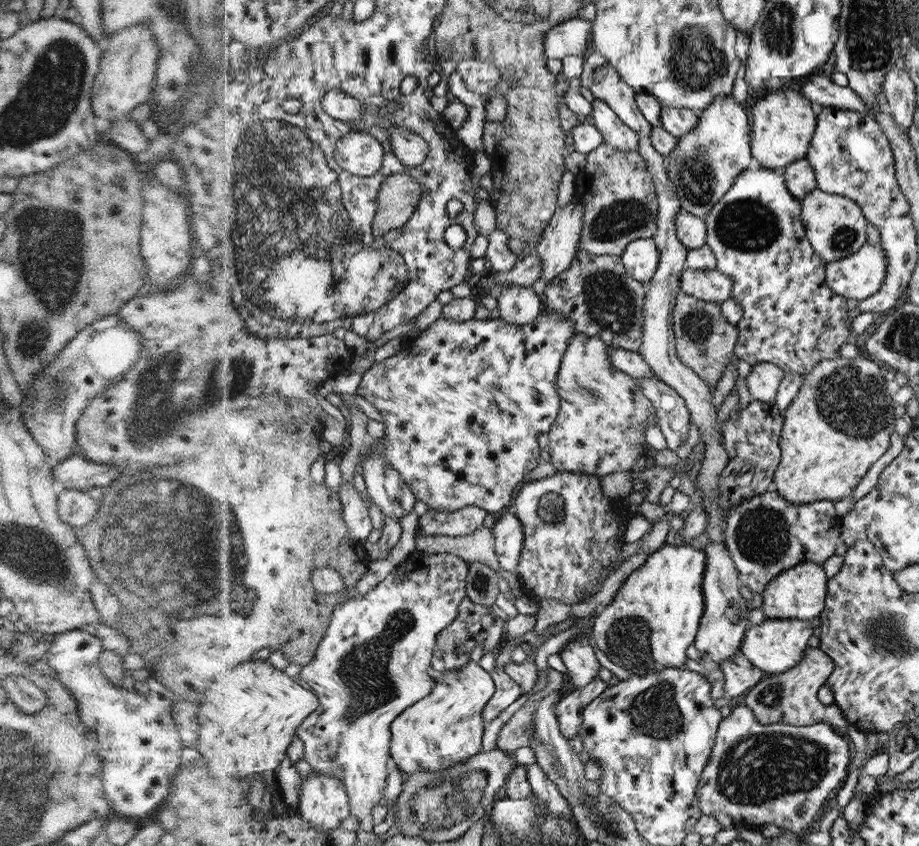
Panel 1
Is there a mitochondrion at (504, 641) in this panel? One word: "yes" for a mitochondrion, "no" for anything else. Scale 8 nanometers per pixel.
no

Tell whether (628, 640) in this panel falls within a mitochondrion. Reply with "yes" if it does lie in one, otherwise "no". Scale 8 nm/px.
yes

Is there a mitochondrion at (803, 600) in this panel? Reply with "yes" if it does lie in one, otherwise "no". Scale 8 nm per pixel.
no

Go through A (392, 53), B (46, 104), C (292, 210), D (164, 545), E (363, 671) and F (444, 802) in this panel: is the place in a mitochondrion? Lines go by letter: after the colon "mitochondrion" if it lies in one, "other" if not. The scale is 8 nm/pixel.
A: other
B: mitochondrion
C: mitochondrion
D: mitochondrion
E: mitochondrion
F: mitochondrion

